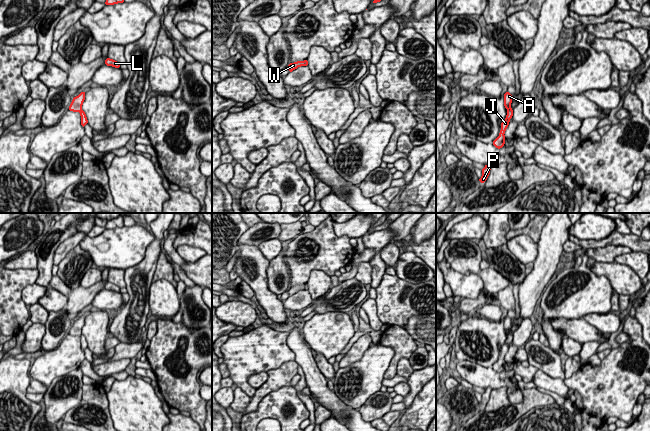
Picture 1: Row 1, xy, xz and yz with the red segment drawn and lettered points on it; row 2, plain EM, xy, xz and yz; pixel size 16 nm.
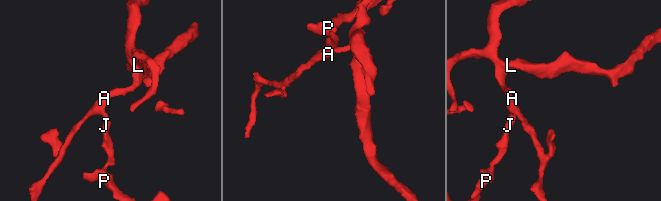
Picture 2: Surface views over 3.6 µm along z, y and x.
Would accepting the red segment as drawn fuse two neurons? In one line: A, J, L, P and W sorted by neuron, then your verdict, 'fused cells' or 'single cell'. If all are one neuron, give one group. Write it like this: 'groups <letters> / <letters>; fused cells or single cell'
groups A L W / J P; fused cells

